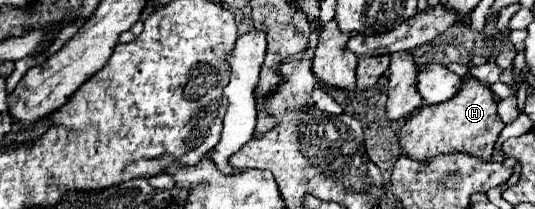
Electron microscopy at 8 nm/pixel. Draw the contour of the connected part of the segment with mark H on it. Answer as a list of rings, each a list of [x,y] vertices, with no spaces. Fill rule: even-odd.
[[[467,75],[463,79],[463,89],[459,91],[459,97],[455,97],[453,101],[445,101],[443,105],[427,105],[417,109],[399,129],[397,137],[401,153],[407,153],[407,157],[417,159],[419,163],[427,163],[433,157],[447,153],[467,153],[481,161],[491,161],[495,141],[503,127],[505,123],[497,115],[497,103],[491,89]]]

